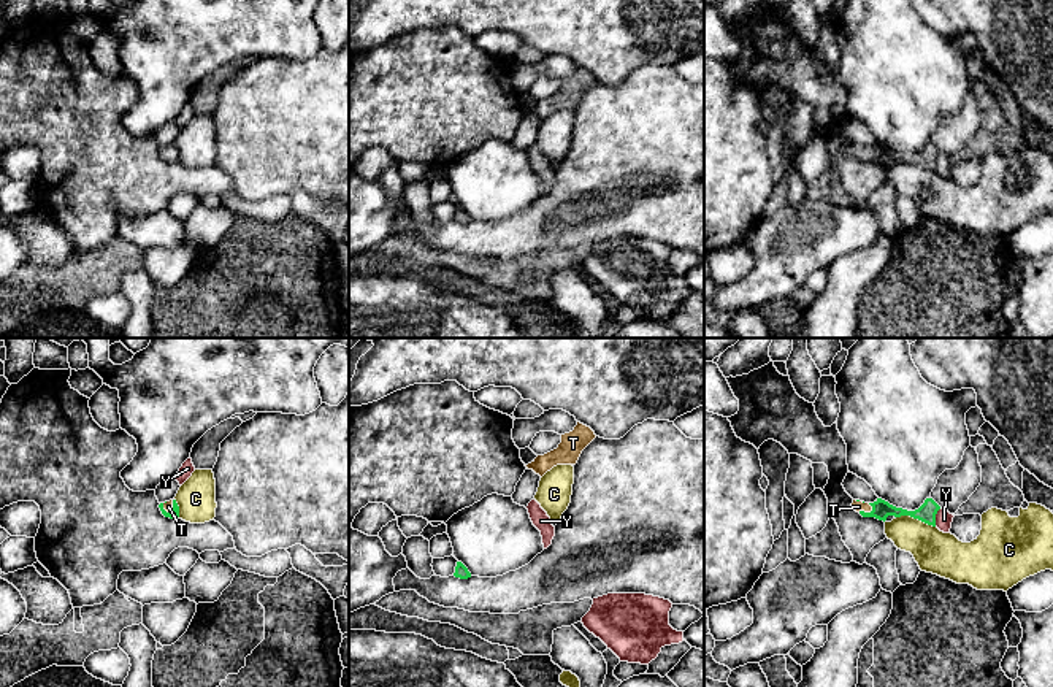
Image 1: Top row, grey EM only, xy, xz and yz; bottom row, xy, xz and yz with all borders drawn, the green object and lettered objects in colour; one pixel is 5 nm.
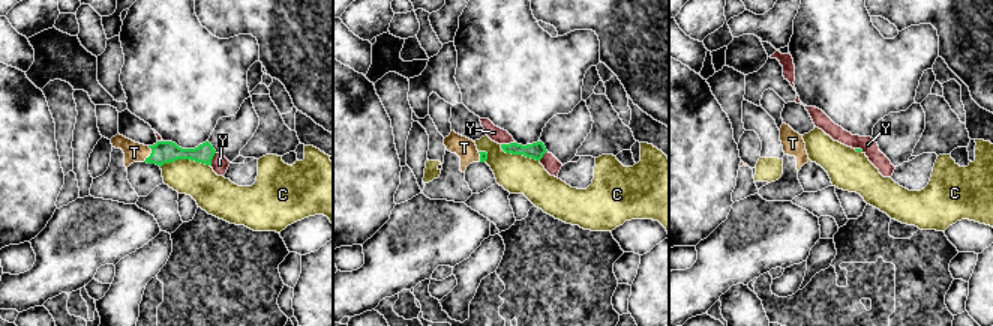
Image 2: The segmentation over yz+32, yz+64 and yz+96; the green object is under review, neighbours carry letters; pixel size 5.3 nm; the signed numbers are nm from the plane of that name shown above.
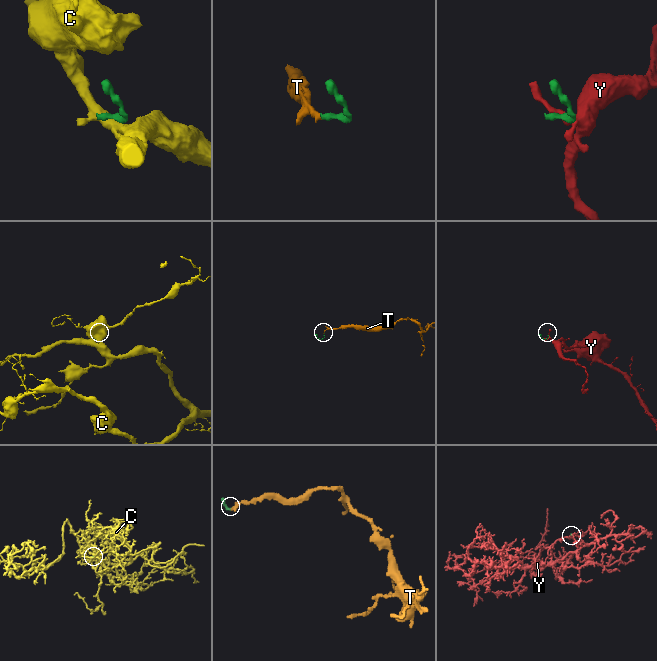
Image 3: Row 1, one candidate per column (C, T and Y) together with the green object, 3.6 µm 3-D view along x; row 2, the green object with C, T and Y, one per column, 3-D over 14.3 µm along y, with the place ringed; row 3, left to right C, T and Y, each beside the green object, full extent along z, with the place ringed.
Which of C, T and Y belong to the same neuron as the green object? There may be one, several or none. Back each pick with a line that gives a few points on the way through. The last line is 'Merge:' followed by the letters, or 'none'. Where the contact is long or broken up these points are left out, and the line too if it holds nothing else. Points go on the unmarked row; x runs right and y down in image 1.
T: runs through yz (880, 154), (866, 157), (858, 151)
Merge: T

